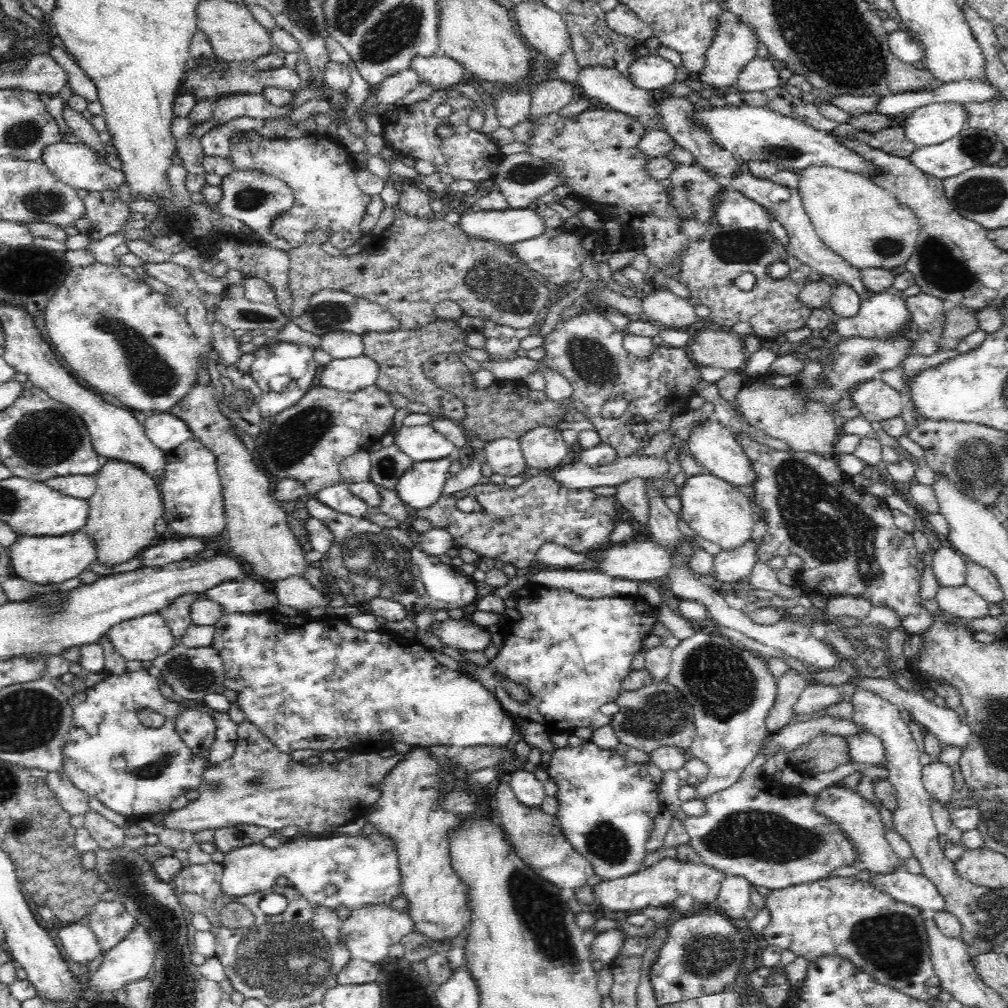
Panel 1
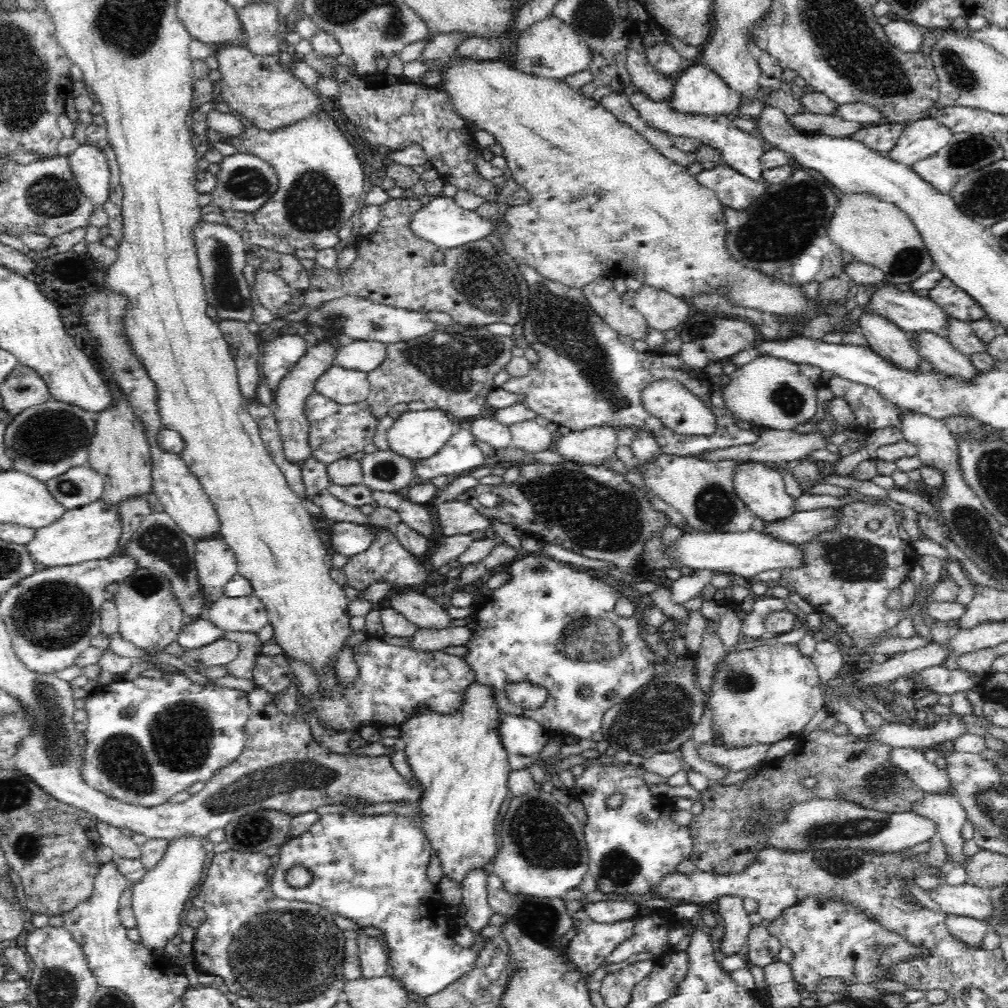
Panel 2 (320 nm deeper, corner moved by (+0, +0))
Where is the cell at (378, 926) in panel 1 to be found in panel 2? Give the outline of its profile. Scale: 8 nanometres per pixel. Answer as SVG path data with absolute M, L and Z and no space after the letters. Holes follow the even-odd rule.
M366 934L353 936L359 950L362 977L386 976L390 971L389 955L378 943L378 938Z

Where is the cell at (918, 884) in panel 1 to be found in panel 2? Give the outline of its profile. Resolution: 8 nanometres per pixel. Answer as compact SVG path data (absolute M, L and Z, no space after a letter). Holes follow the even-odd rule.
M942 882L941 885L930 888L926 892L948 915L984 920L992 910L989 889L966 883L952 886Z

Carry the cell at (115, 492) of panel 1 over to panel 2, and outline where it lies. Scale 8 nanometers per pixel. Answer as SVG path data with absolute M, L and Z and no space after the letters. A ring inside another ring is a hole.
M114 396L112 408L98 414L95 427L96 434L88 447L88 466L104 479L104 492L99 500L108 506L119 508L128 500L146 498L148 494L152 494L153 481L148 443L145 441L143 428L133 416L125 398Z

